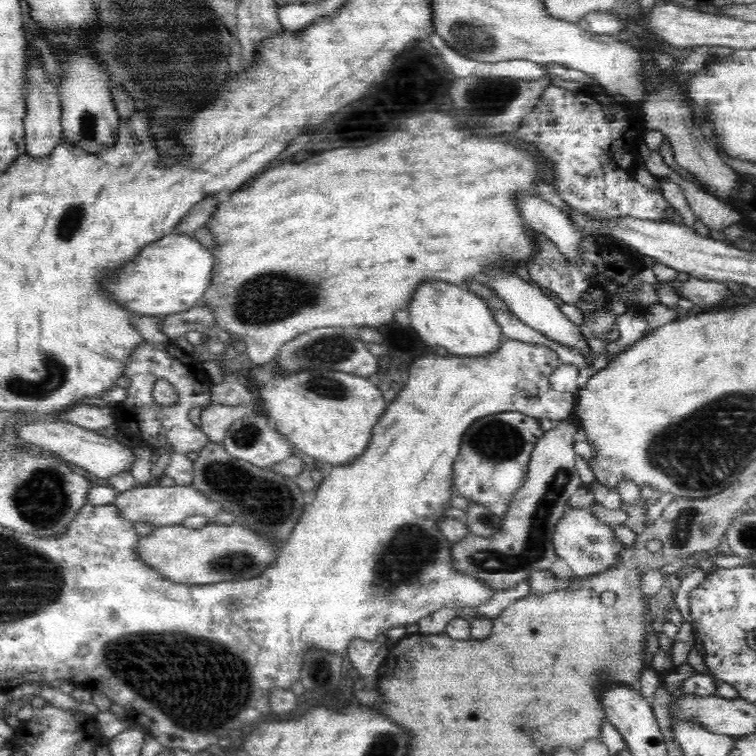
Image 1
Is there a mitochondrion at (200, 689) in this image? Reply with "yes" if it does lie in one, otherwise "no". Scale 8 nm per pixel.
yes

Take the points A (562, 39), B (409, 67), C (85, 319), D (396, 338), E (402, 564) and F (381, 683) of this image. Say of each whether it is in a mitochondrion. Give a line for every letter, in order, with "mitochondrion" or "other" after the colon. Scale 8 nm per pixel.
A: other
B: other
C: other
D: other
E: mitochondrion
F: other

